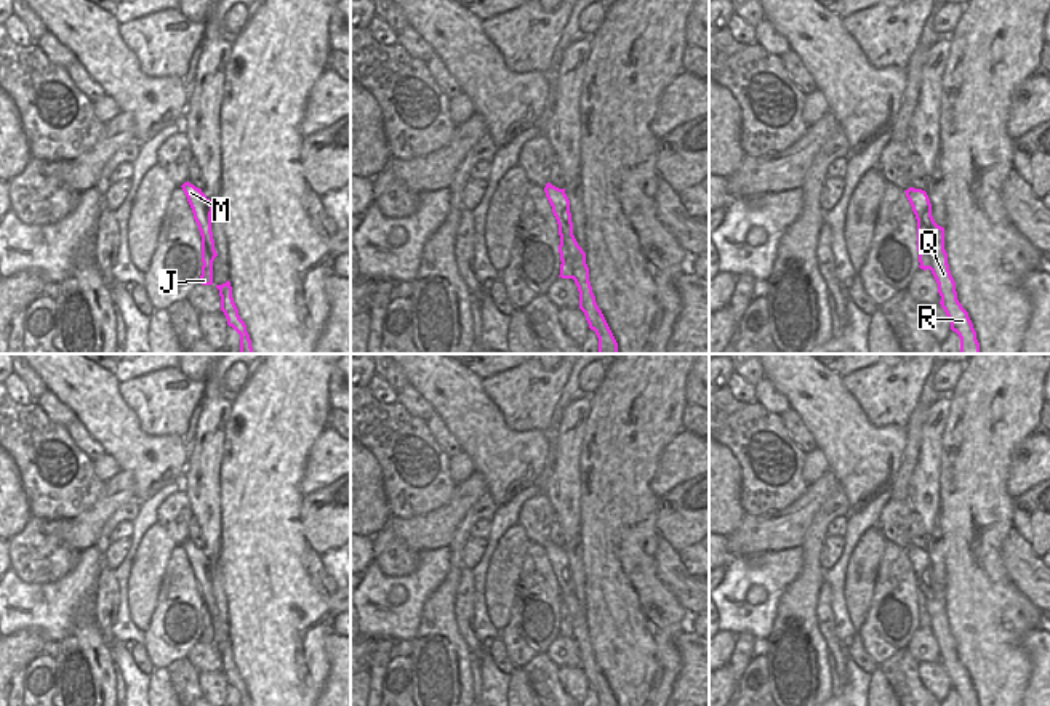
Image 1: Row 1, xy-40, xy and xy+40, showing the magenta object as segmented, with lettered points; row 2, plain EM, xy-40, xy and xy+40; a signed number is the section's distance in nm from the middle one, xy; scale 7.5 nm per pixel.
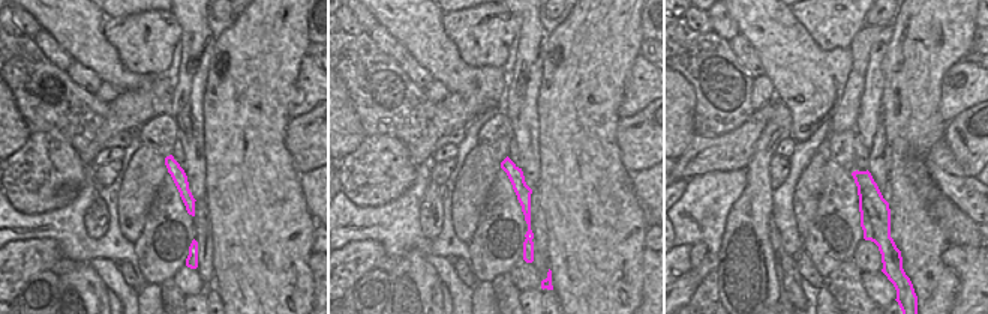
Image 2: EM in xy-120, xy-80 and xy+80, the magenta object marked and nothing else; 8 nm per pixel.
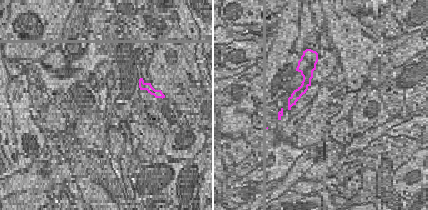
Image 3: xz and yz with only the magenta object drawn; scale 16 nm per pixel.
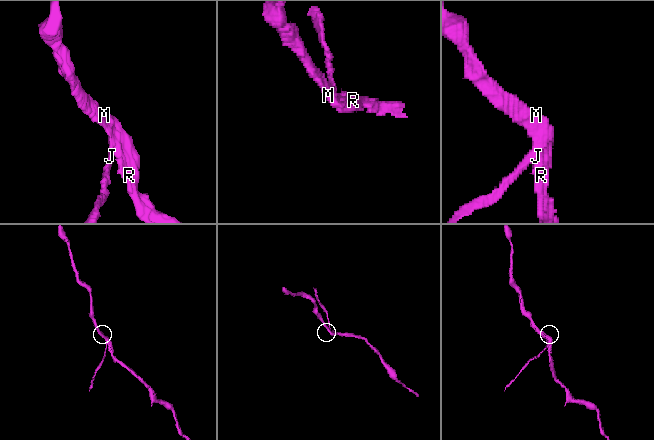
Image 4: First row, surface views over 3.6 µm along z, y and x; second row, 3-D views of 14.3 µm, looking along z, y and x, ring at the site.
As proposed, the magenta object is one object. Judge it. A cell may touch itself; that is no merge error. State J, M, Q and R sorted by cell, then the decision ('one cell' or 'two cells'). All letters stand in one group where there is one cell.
groups J / M Q R; two cells

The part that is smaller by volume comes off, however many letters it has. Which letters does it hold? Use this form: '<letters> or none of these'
J

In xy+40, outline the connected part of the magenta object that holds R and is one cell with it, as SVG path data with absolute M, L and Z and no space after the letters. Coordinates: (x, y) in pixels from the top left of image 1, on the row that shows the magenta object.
M909 187L904 192L917 219L919 263L930 267L938 283L940 304L951 322L951 330L960 338L960 354L981 354L968 312L957 299L956 282L944 250L944 227L935 223L932 203L925 191Z

